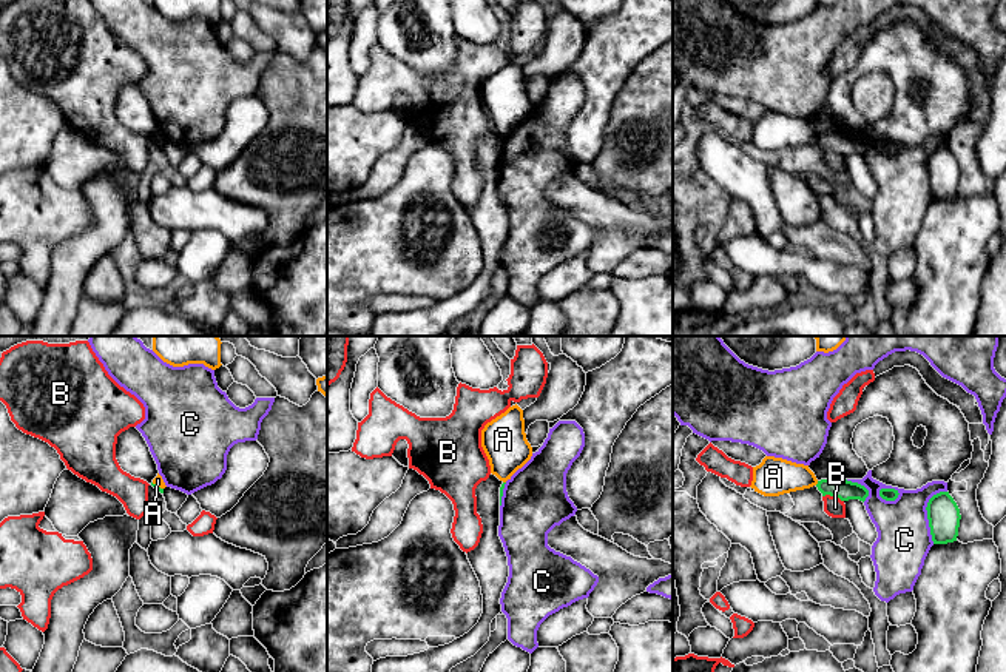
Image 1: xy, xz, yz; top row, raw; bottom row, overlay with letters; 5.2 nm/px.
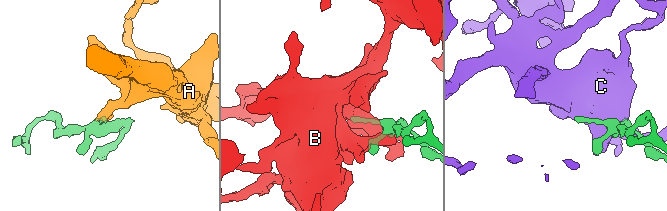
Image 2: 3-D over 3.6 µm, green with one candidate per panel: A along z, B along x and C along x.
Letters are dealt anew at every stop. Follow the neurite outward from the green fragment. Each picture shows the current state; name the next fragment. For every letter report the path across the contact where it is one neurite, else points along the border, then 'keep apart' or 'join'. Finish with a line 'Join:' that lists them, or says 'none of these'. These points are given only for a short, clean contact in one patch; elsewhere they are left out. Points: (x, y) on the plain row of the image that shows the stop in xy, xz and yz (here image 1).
A: border along yz (818, 136), (815, 139); keep apart
B: keep apart
C: keep apart
Join: none of these

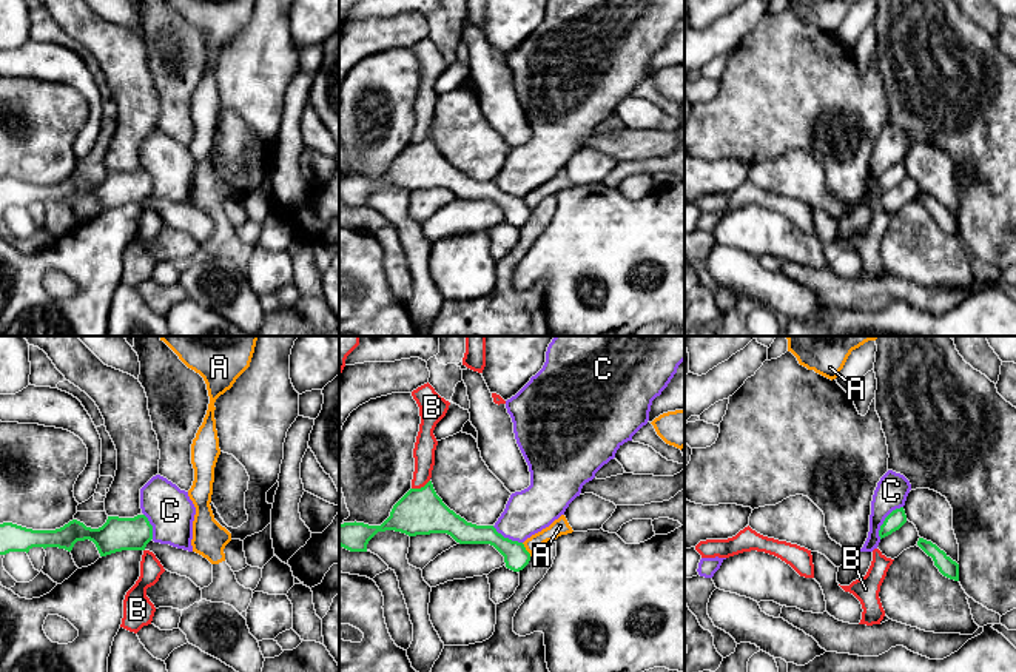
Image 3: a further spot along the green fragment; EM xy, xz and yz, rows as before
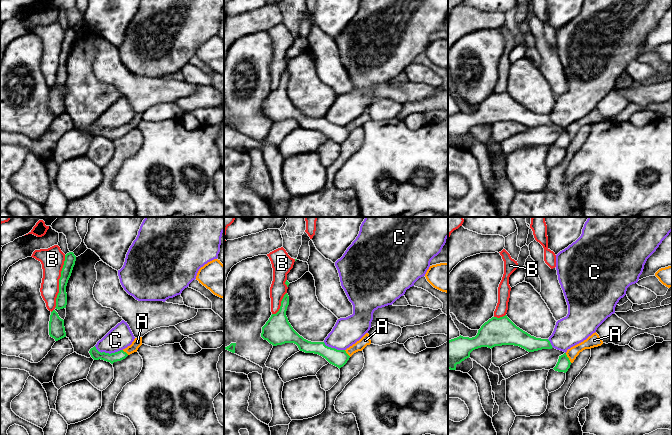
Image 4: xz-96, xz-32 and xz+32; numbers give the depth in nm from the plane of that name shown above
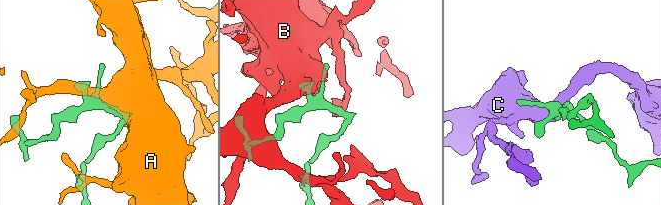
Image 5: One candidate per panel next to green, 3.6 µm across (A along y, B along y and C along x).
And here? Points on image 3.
A: runs through xz (515, 210), (524, 204), (560, 181); join
B: keep apart
C: border along yz (902, 161), (896, 162), (885, 173), (879, 193); keep apart
Join: A

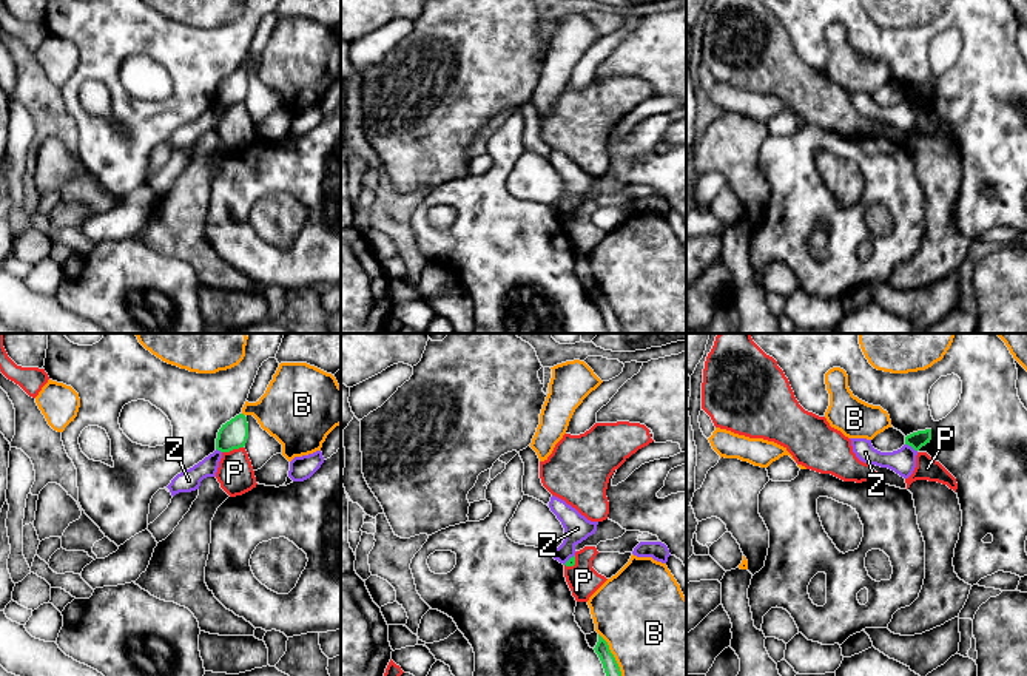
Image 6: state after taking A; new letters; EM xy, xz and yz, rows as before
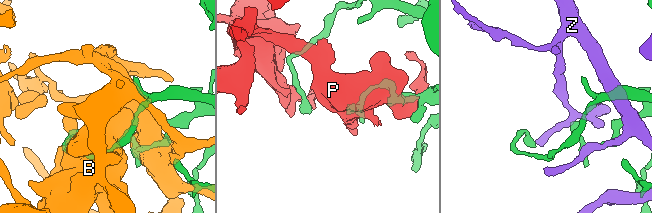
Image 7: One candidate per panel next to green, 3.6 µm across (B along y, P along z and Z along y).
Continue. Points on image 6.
B: keep apart
P: keep apart
Z: keep apart
Join: none of these

